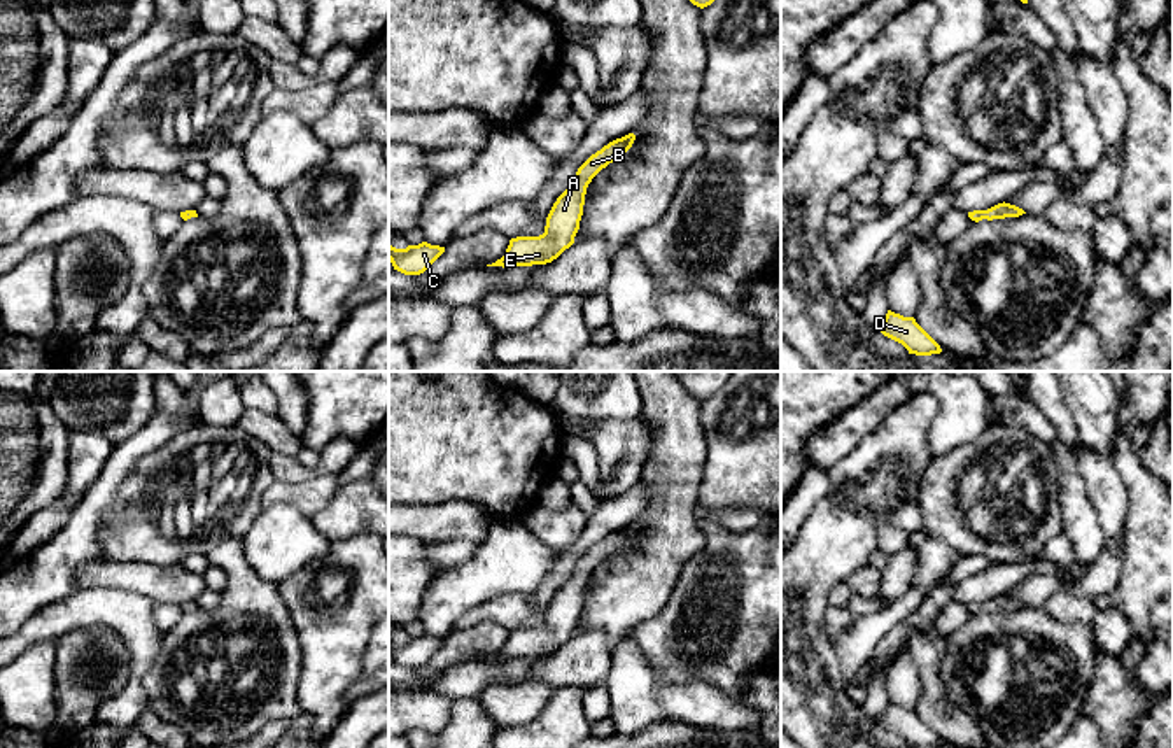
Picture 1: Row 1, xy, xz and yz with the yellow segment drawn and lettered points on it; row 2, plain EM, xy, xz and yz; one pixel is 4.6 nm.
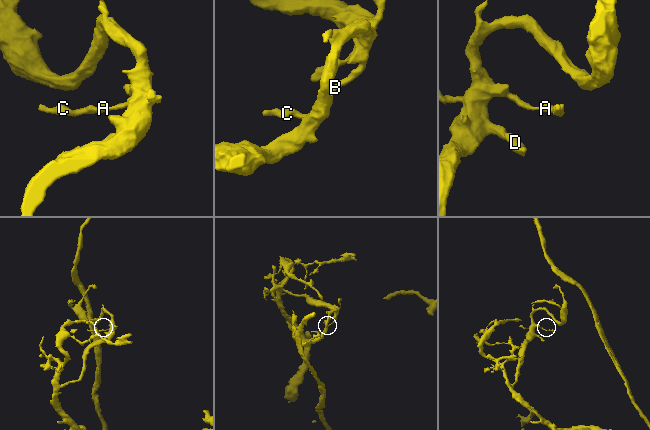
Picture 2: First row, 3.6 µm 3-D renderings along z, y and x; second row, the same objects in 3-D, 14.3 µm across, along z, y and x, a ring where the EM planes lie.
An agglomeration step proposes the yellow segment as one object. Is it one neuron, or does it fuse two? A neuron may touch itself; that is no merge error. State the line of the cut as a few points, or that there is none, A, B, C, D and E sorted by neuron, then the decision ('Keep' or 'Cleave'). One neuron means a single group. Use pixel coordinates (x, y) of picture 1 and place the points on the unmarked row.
No split. Groups: A B C D E. Keep

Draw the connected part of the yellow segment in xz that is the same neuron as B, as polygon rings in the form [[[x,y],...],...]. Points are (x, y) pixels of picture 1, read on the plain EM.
[[[629,526],[592,547],[578,561],[574,575],[553,596],[546,610],[544,625],[539,629],[511,631],[504,648],[487,659],[532,659],[557,652],[574,636],[588,576],[602,561],[623,548],[632,540],[634,533],[636,527]]]

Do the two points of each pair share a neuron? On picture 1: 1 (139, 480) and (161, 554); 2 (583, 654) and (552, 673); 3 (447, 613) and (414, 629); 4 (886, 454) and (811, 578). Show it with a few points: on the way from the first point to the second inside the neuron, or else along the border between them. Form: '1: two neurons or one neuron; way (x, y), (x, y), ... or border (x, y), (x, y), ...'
1: one neuron; way (139, 498), (139, 531), (144, 536)
2: one neuron; way (576, 661), (559, 670)
3: two neurons; border (419, 620), (424, 633)
4: one neuron; way (872, 486), (853, 508), (841, 535), (830, 547)

